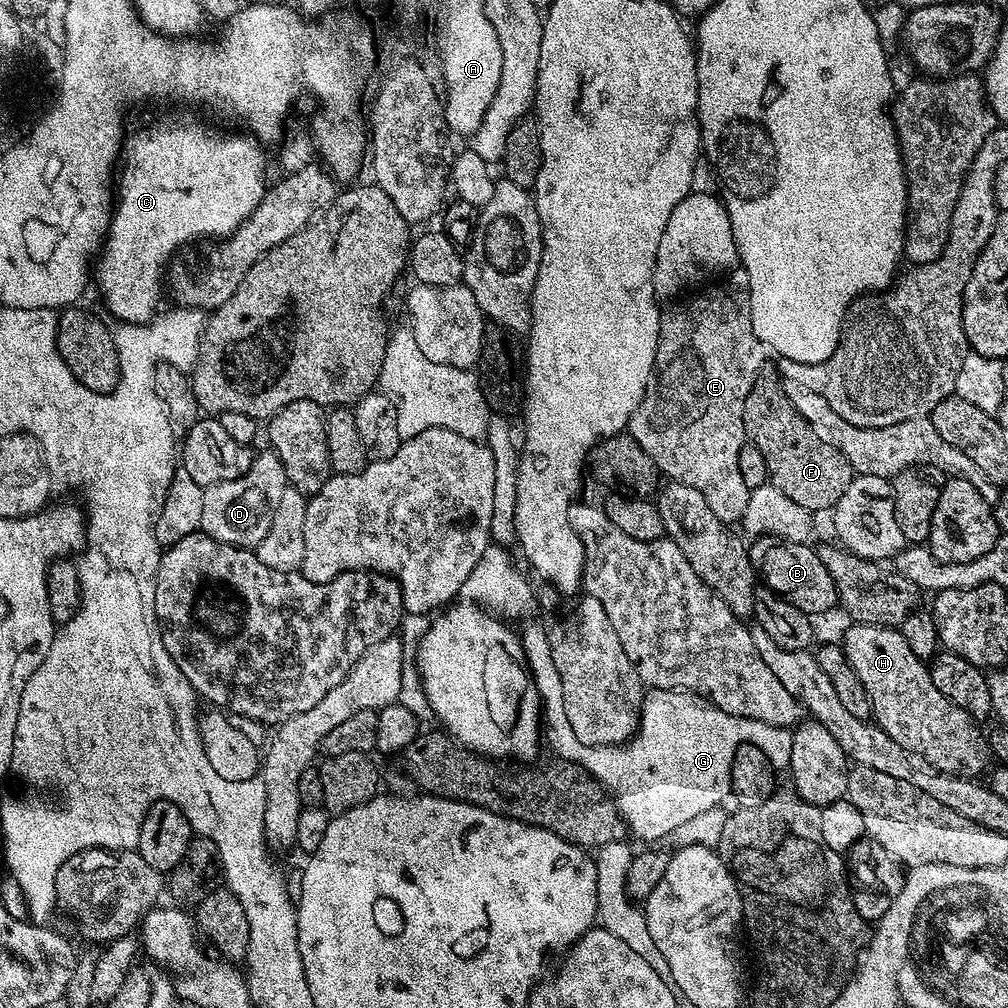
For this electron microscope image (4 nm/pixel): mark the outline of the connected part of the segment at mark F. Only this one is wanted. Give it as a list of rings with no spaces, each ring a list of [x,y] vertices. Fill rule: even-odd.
[[[779,375],[757,376],[746,398],[744,430],[750,443],[762,452],[771,483],[809,512],[819,514],[823,508],[831,509],[841,503],[853,487],[850,462],[835,446],[818,438],[810,422],[798,414]]]

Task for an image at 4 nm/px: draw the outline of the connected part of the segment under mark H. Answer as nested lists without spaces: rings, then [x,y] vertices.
[[[852,622],[844,631],[842,647],[870,698],[871,719],[890,738],[954,776],[976,778],[984,767],[989,767],[986,732],[970,713],[938,690],[929,665],[910,650],[910,642],[895,627]]]

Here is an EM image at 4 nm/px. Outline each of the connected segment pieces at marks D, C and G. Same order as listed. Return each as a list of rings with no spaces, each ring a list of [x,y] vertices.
[[[267,450],[259,456],[253,455],[252,464],[244,471],[243,476],[212,484],[204,489],[202,498],[202,522],[199,531],[205,532],[218,542],[234,544],[238,548],[248,548],[262,542],[274,522],[278,502],[289,488],[286,470],[276,457],[275,451]]]
[[[168,120],[127,137],[122,148],[124,169],[118,172],[112,219],[108,221],[108,232],[94,264],[95,283],[96,280],[100,283],[104,304],[117,321],[145,324],[152,320],[158,312],[160,292],[162,296],[162,269],[179,253],[176,251],[183,244],[207,236],[226,238],[260,205],[266,191],[264,152],[260,149],[263,147],[261,141],[243,135],[207,132],[192,120]]]
[[[654,688],[645,695],[644,705],[640,707],[640,725],[636,727],[636,735],[624,744],[624,752],[608,752],[608,772],[600,772],[600,784],[604,787],[605,792],[614,801],[617,811],[620,813],[620,819],[640,840],[644,842],[660,842],[663,836],[668,836],[671,832],[679,830],[683,824],[691,822],[695,816],[700,816],[703,812],[711,810],[715,804],[720,804],[725,799],[729,799],[732,791],[730,782],[730,766],[734,762],[734,750],[743,744],[753,744],[758,746],[766,754],[766,758],[772,760],[772,765],[778,770],[784,770],[789,767],[791,758],[791,740],[792,732],[786,728],[778,728],[775,724],[767,724],[754,718],[742,718],[722,710],[717,704],[712,704],[702,696],[697,696],[695,692],[678,692],[675,688]]]

